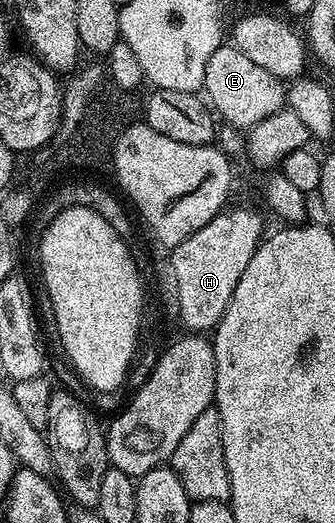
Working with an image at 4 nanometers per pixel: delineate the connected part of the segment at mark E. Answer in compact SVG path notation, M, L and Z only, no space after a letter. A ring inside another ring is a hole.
M233 45L220 46L216 53L212 53L212 57L208 57L208 69L204 69L202 86L205 98L216 112L217 118L223 124L239 129L260 125L264 117L272 117L272 113L283 110L286 102L283 80L272 77L272 73L268 73L264 65L255 65Z

